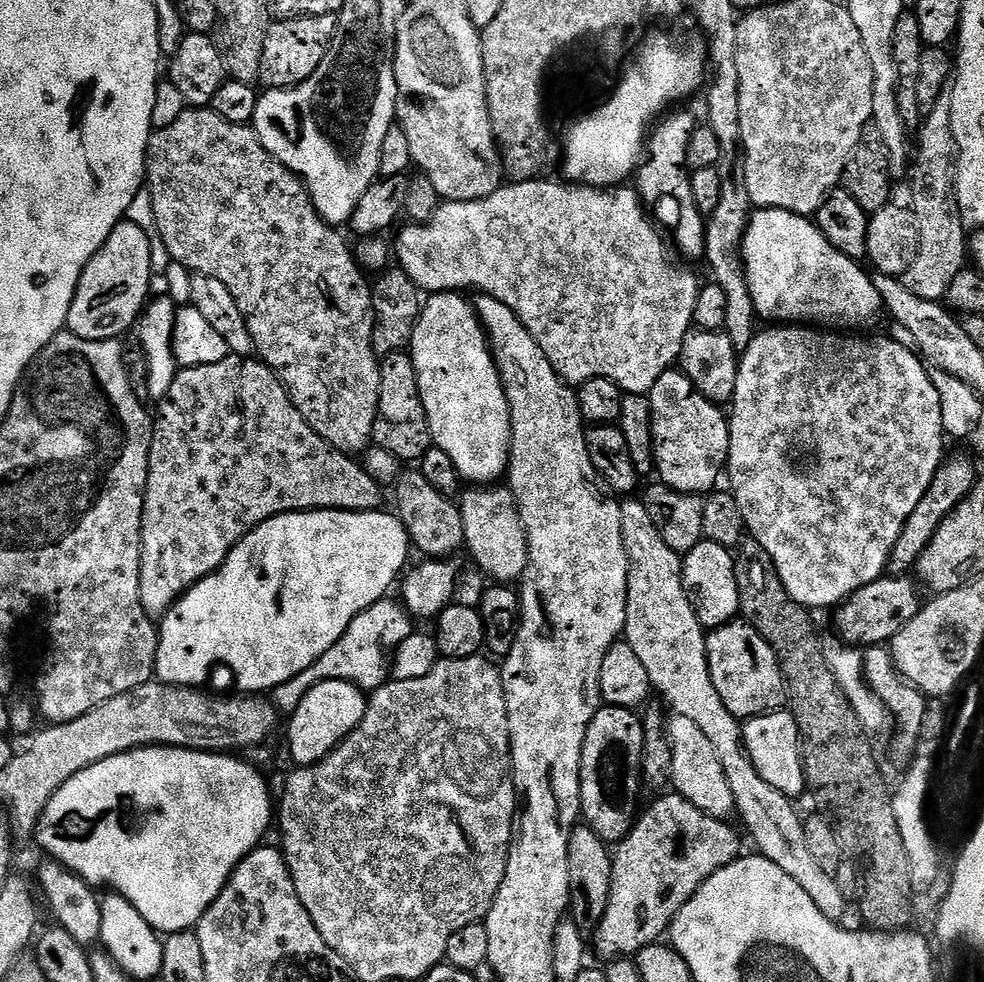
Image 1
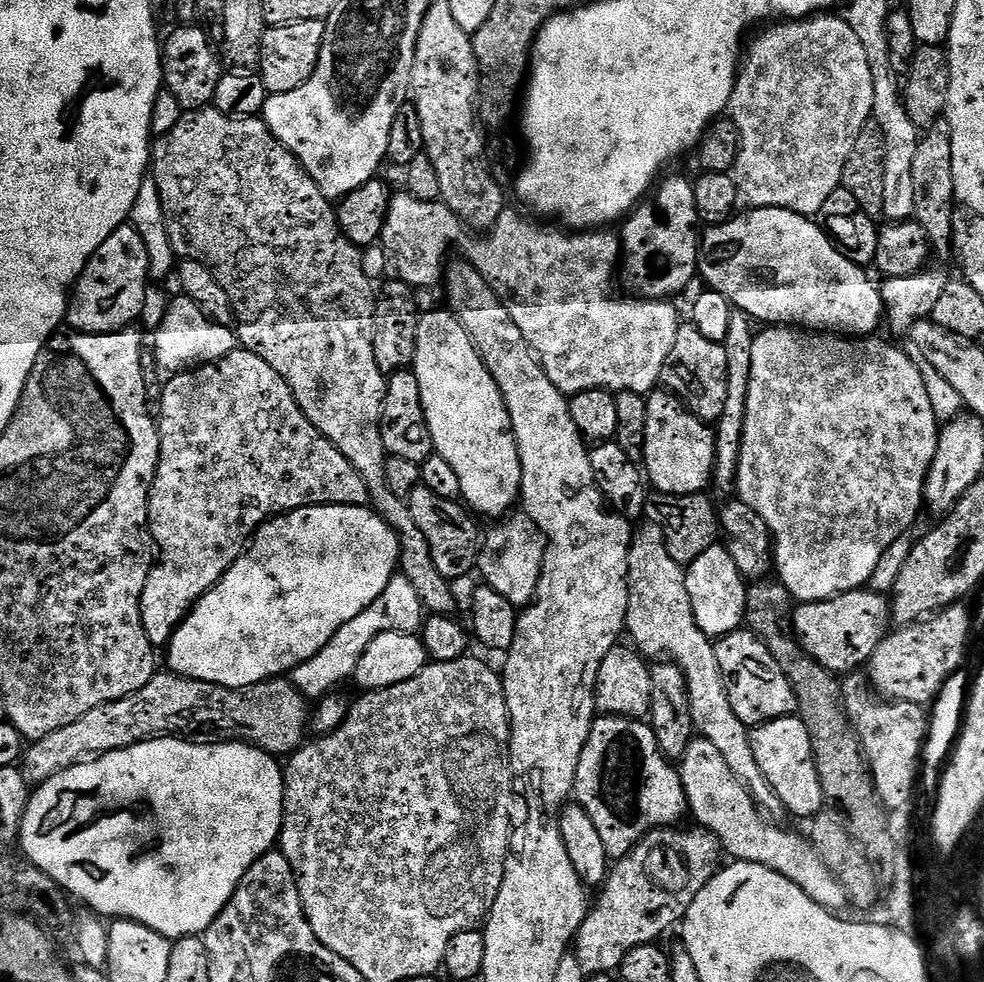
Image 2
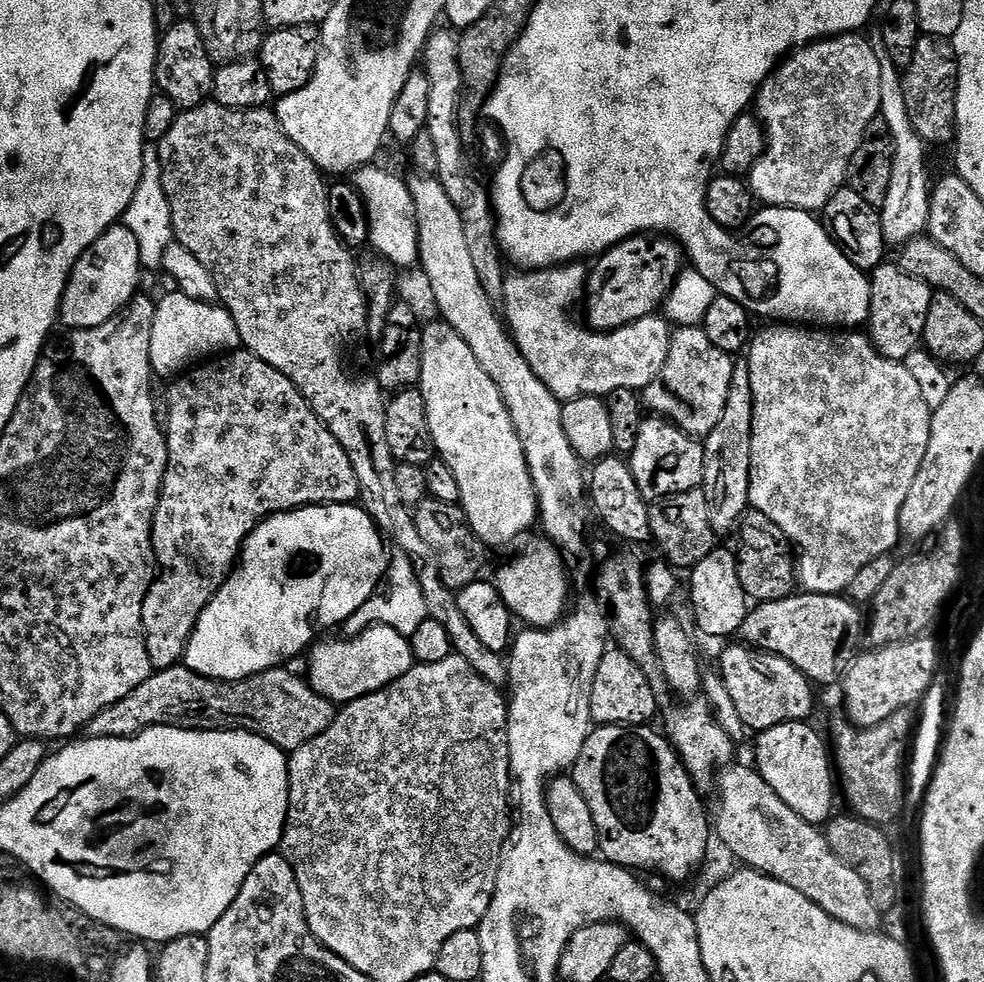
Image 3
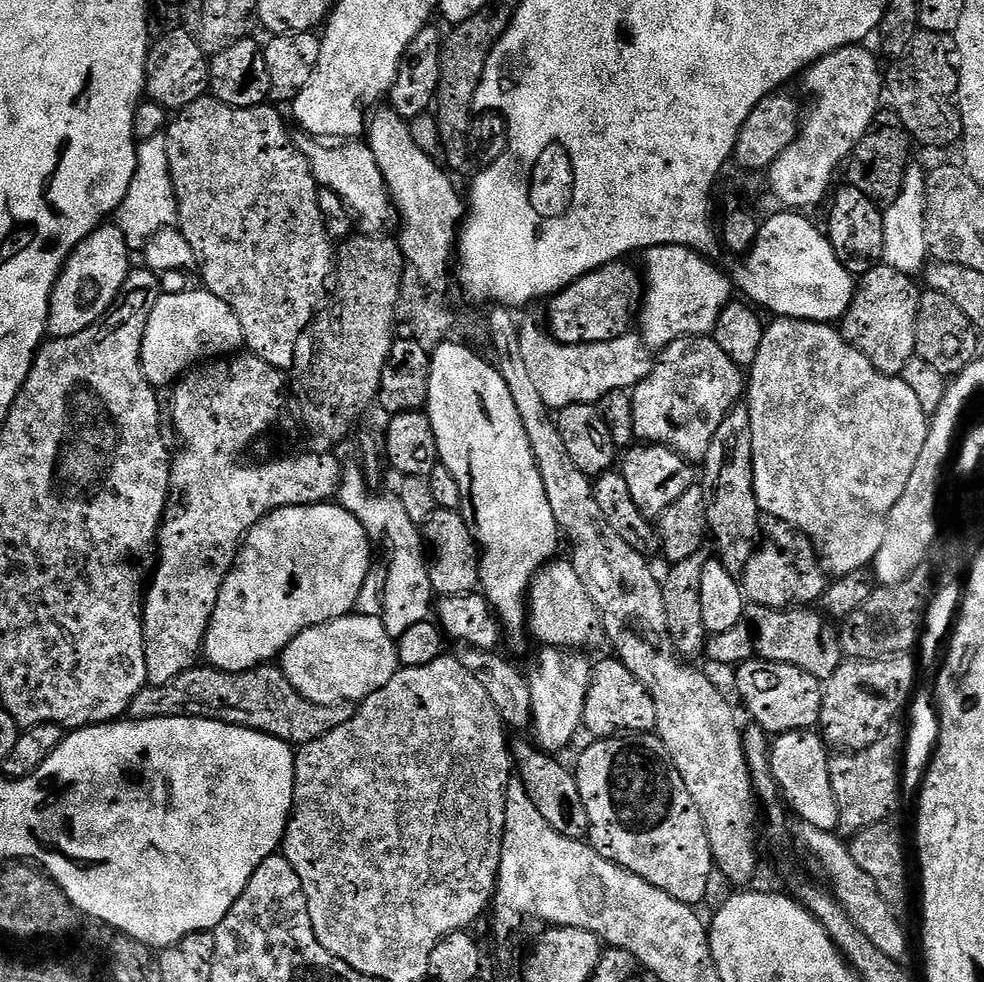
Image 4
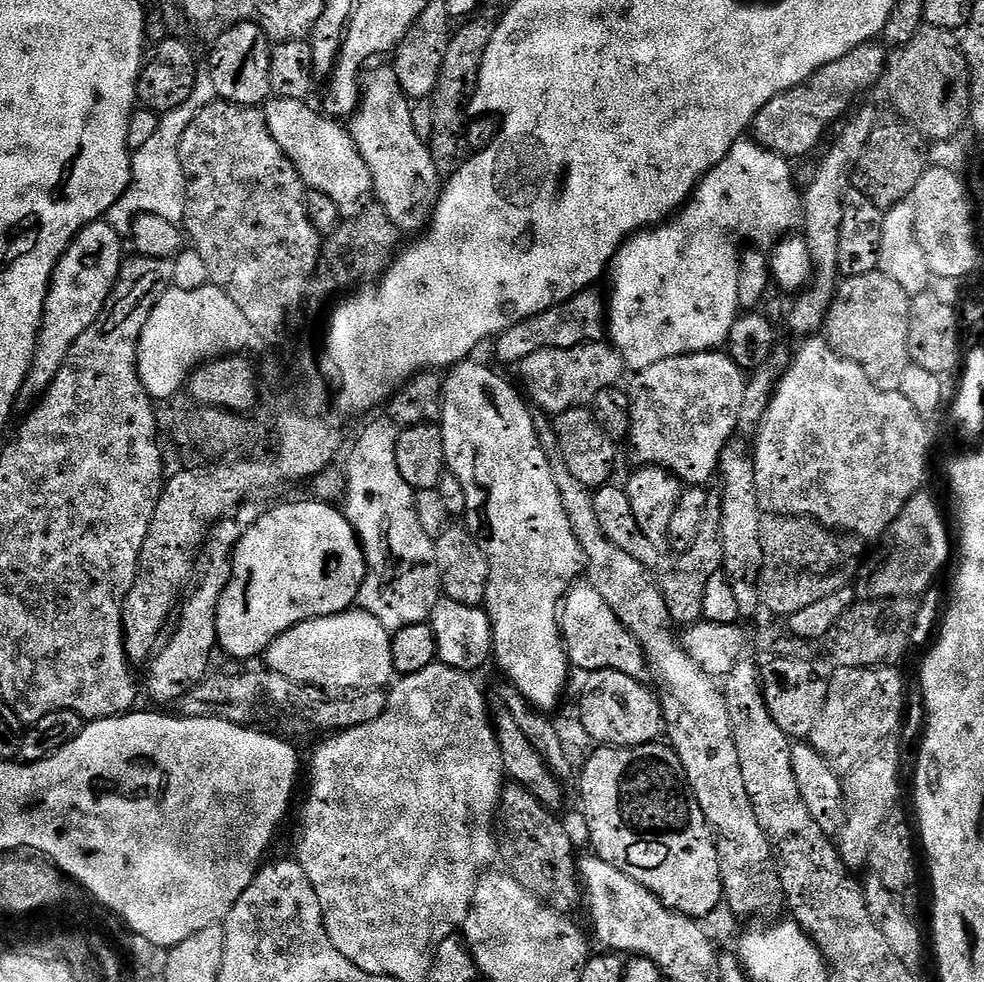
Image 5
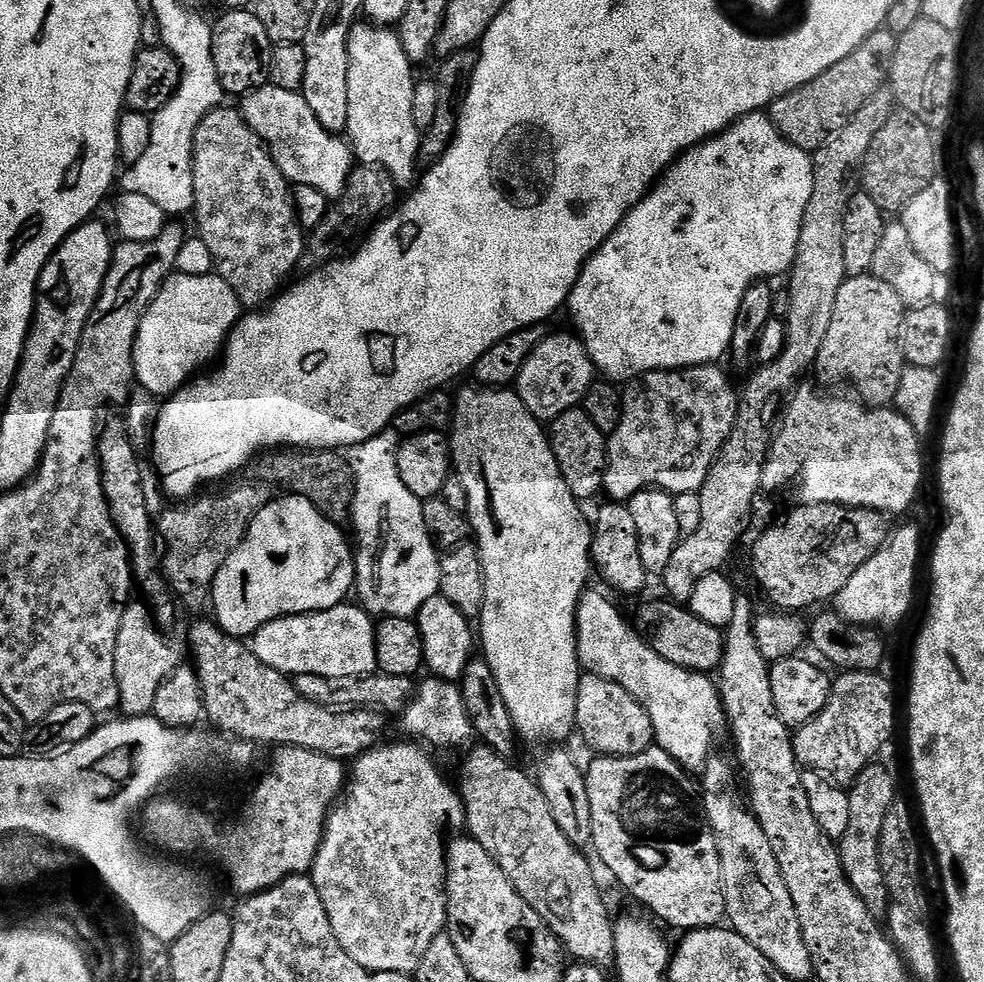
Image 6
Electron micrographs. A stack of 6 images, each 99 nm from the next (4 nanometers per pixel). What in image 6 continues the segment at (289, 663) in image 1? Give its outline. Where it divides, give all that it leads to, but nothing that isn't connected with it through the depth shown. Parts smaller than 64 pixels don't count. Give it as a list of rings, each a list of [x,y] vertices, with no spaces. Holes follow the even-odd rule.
[[[280,494],[273,498],[266,507],[262,510],[258,510],[258,514],[250,522],[248,532],[244,535],[243,542],[234,550],[234,554],[230,554],[230,558],[226,558],[222,570],[218,570],[218,574],[214,578],[214,582],[212,583],[212,595],[210,597],[210,608],[216,611],[216,616],[214,615],[215,623],[219,624],[224,631],[229,632],[231,636],[237,638],[251,638],[255,636],[259,628],[283,616],[304,616],[308,612],[330,610],[331,608],[337,608],[338,605],[345,603],[345,601],[349,599],[350,593],[353,591],[356,582],[356,558],[350,540],[350,545],[348,545],[347,538],[336,528],[339,527],[337,527],[333,521],[327,520],[306,498],[302,498],[295,494]]]

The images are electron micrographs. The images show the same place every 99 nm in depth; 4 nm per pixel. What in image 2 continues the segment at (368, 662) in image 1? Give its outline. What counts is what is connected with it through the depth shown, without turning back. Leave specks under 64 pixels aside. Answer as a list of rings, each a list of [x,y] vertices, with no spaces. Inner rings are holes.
[[[399,574],[392,576],[386,590],[382,590],[382,594],[378,594],[378,598],[374,598],[374,602],[370,602],[370,606],[366,606],[366,610],[362,610],[362,614],[358,614],[358,618],[350,618],[350,622],[346,622],[346,626],[339,628],[334,634],[334,638],[330,638],[330,642],[326,642],[326,646],[322,646],[322,650],[318,650],[318,654],[314,654],[314,658],[310,658],[292,669],[290,673],[292,685],[309,702],[323,700],[333,690],[339,689],[336,687],[343,680],[348,679],[349,681],[355,675],[362,654],[366,654],[366,646],[370,646],[370,642],[374,642],[374,638],[378,638],[378,634],[387,632],[419,633],[425,616],[424,607],[420,604],[414,586],[410,586],[410,582],[404,576]]]

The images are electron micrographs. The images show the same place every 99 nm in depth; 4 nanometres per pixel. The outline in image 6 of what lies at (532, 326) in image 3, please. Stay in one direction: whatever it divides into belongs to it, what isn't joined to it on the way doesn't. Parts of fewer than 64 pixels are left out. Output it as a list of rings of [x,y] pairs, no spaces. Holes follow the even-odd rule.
[[[548,334],[530,354],[530,358],[526,358],[526,362],[516,379],[514,391],[526,406],[526,410],[530,410],[532,416],[541,422],[551,422],[560,417],[566,410],[581,407],[584,403],[585,394],[591,390],[597,376],[598,373],[592,365],[592,359],[588,357],[588,352],[584,349],[584,343],[580,339],[572,334],[569,336]]]

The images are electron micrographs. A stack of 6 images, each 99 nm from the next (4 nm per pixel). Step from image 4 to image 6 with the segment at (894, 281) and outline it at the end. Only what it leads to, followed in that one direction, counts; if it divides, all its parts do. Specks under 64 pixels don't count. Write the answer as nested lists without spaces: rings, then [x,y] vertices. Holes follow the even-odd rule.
[[[874,275],[849,276],[838,299],[834,301],[834,315],[830,330],[822,341],[822,350],[814,365],[815,375],[840,384],[852,380],[852,388],[865,405],[882,408],[891,405],[898,394],[906,361],[900,352],[900,331],[906,306],[898,293]]]

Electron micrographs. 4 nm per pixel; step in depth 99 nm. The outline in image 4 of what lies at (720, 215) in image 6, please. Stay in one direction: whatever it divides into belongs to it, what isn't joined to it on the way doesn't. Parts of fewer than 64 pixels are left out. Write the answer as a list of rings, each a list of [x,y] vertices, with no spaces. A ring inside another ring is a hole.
[[[673,244],[658,246],[647,249],[642,259],[646,303],[638,312],[638,335],[645,345],[652,350],[664,350],[683,336],[709,335],[716,327],[718,314],[722,314],[724,307],[733,299],[733,281],[729,277],[727,280],[712,265],[709,257],[701,256],[693,248]]]

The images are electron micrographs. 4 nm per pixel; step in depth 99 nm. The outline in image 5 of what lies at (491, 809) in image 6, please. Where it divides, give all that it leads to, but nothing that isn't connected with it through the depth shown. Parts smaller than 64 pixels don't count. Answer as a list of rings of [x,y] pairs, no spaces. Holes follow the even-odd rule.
[[[509,783],[500,793],[500,807],[496,817],[498,856],[501,861],[504,859],[503,867],[508,875],[513,876],[527,892],[544,901],[545,905],[568,914],[576,903],[581,903],[582,885],[578,875],[578,855],[576,856],[575,850],[572,849],[572,840],[568,837],[567,830],[560,825],[556,816],[559,815],[542,806],[542,802],[538,802],[538,798],[534,798],[534,794],[526,791],[521,784]]]

